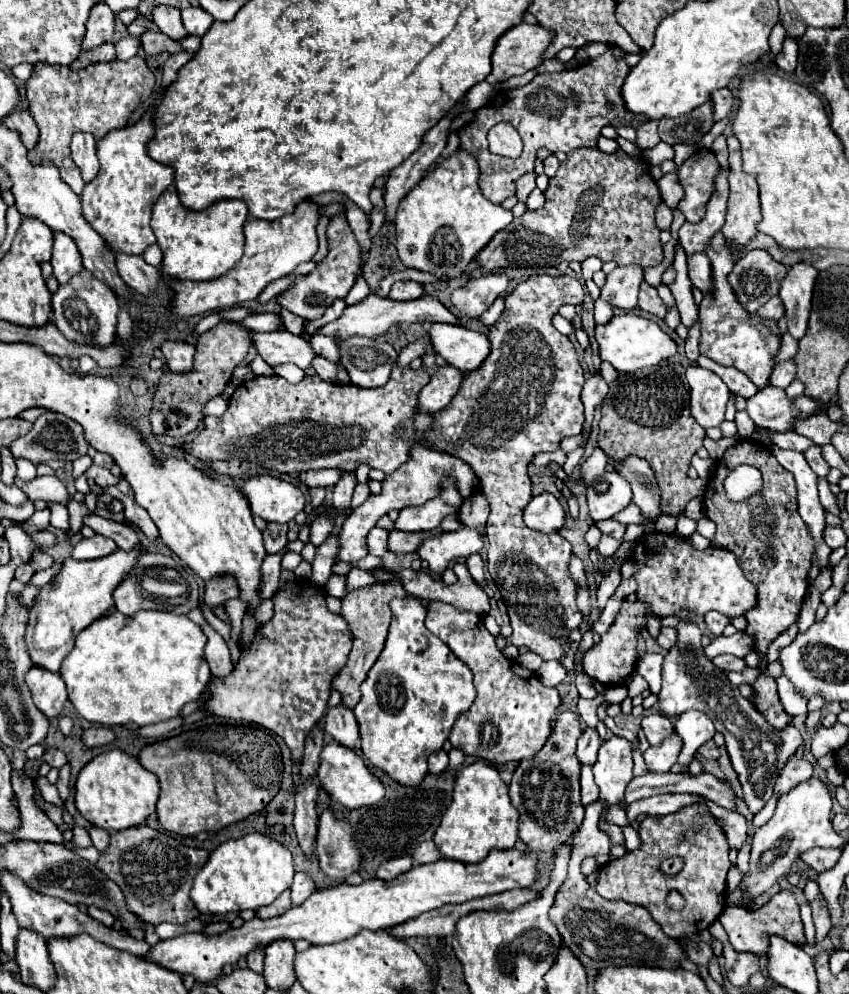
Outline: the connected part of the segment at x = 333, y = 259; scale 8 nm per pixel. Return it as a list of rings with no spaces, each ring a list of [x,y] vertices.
[[[335,215],[331,217],[331,223],[327,227],[327,235],[329,235],[329,253],[327,257],[317,265],[315,271],[311,271],[309,275],[305,277],[299,277],[297,283],[293,287],[289,287],[285,293],[277,295],[277,303],[299,315],[301,319],[305,321],[313,321],[313,319],[319,319],[325,309],[339,297],[347,297],[347,293],[351,291],[353,283],[355,283],[355,277],[357,277],[357,271],[359,267],[363,265],[363,259],[361,259],[361,249],[349,229],[349,223],[345,219],[345,215]]]

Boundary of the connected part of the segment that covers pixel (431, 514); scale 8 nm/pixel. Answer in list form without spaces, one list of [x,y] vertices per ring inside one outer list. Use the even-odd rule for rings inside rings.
[[[445,475],[439,485],[439,495],[421,507],[405,507],[399,511],[395,527],[401,531],[427,531],[437,529],[447,515],[457,515],[463,497],[457,489],[457,479]]]

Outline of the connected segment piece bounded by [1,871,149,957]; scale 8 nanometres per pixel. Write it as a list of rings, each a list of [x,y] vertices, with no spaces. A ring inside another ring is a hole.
[[[1,871],[1,887],[9,895],[13,913],[15,913],[17,923],[19,923],[21,929],[31,929],[35,933],[41,933],[45,939],[49,939],[49,937],[65,937],[65,939],[69,939],[69,937],[77,937],[81,933],[89,933],[93,939],[97,939],[97,941],[101,941],[101,943],[105,943],[109,947],[133,953],[137,957],[141,957],[141,955],[145,955],[149,951],[149,945],[145,941],[137,941],[137,939],[133,939],[129,935],[123,935],[121,931],[117,931],[113,927],[105,927],[103,923],[95,921],[87,913],[81,913],[79,907],[69,905],[69,903],[65,903],[62,899],[49,897],[49,895],[41,895],[41,893],[29,889],[25,885],[25,881],[21,881],[21,877],[17,877],[15,873]]]

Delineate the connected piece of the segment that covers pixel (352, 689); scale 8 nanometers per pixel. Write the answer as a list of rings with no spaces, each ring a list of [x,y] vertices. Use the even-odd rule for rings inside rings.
[[[395,577],[383,585],[375,585],[375,587],[365,587],[353,593],[347,593],[343,597],[343,607],[341,607],[341,617],[349,623],[349,629],[353,633],[353,649],[349,653],[349,659],[345,663],[345,667],[341,669],[341,673],[337,673],[337,677],[333,677],[333,689],[337,689],[343,695],[343,705],[347,705],[349,709],[353,709],[359,701],[361,701],[361,691],[359,685],[365,681],[369,669],[373,667],[373,663],[377,661],[383,645],[385,645],[385,637],[387,637],[387,629],[389,629],[389,621],[391,621],[391,611],[389,611],[389,601],[395,597],[407,597],[403,585],[401,585],[401,577]]]

